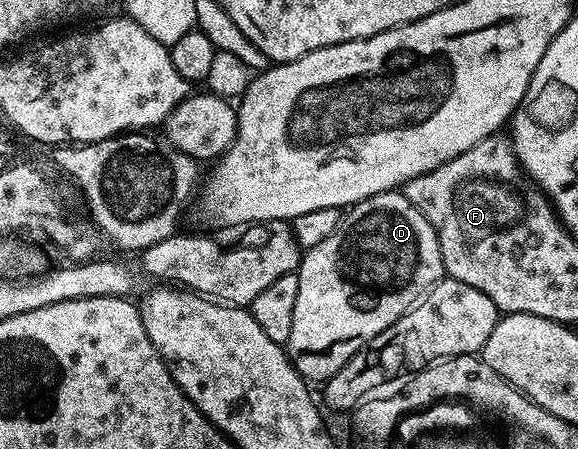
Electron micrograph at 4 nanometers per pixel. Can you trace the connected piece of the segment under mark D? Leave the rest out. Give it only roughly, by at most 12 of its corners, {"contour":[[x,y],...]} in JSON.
{"contour":[[399,189],[301,257],[286,353],[312,384],[445,277]]}

